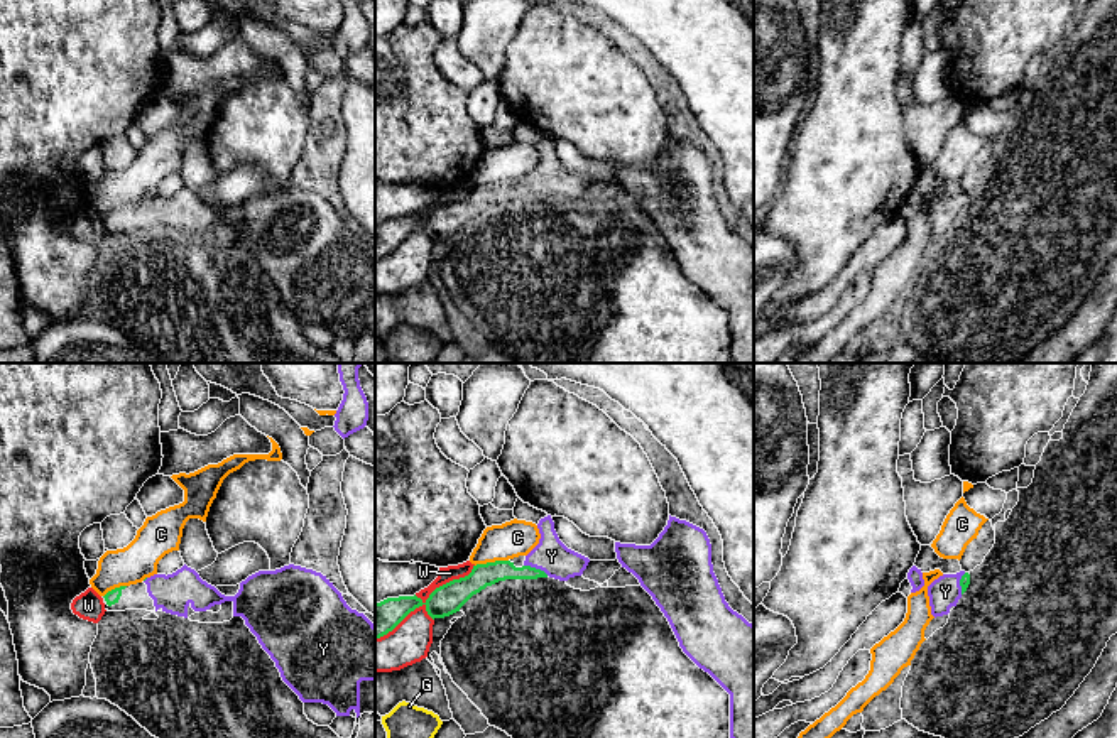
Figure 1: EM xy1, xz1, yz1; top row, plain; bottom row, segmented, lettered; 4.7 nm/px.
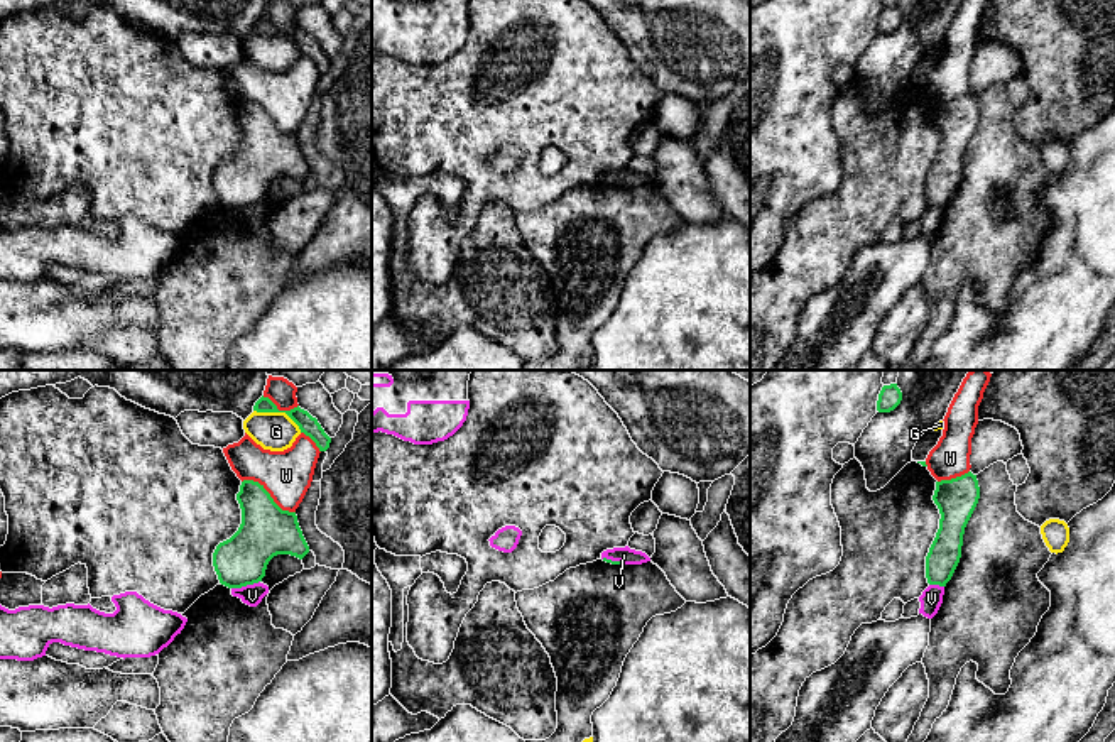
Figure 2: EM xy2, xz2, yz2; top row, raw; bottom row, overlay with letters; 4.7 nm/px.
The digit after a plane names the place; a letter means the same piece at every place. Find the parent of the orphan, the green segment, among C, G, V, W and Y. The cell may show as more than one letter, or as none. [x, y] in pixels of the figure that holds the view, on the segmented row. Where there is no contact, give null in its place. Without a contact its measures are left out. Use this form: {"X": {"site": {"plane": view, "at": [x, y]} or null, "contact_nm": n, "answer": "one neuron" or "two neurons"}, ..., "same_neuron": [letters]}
{"C": {"site": {"plane": "xz1", "at": [490, 563]}, "contact_nm": 160, "answer": "two neurons"}, "G": {"site": {"plane": "xy2", "at": [279, 411]}, "contact_nm": 260, "answer": "two neurons"}, "V": {"site": {"plane": "xy2", "at": [245, 585]}, "contact_nm": 140, "answer": "two neurons"}, "W": {"site": {"plane": "xz1", "at": [426, 600]}, "contact_nm": 600, "answer": "two neurons"}, "Y": {"site": {"plane": "xz1", "at": [534, 568]}, "contact_nm": 130, "answer": "one neuron"}, "same_neuron": ["Y"]}

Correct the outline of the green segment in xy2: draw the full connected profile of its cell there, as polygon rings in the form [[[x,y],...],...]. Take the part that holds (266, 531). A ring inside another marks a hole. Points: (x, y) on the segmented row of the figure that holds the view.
[[[243,480],[237,500],[242,524],[213,553],[221,585],[242,588],[258,583],[274,556],[291,554],[302,559],[309,553],[296,512],[282,510],[264,485]]]

